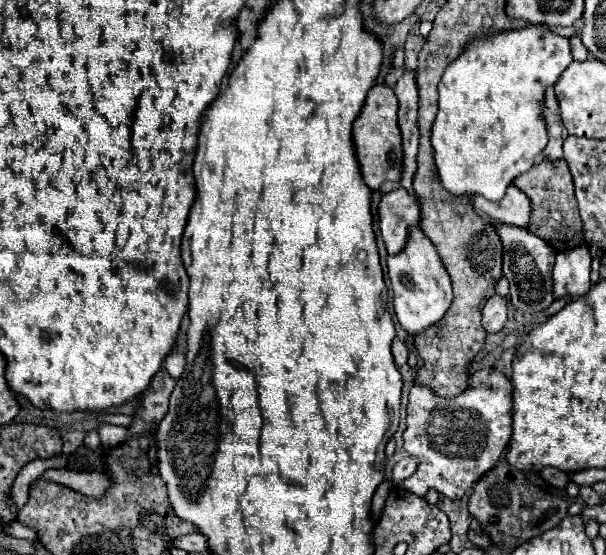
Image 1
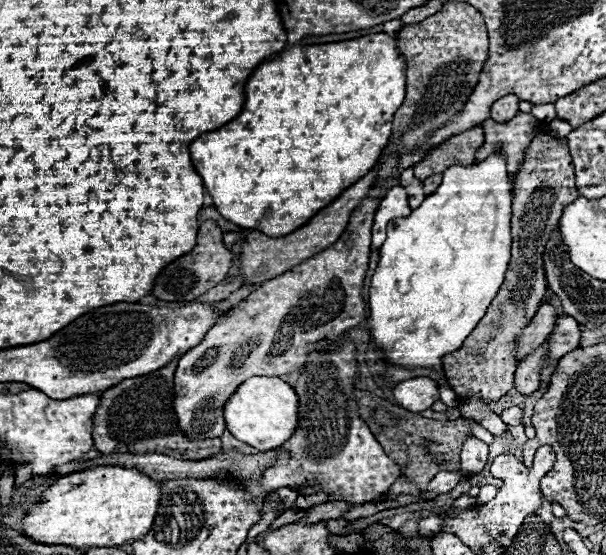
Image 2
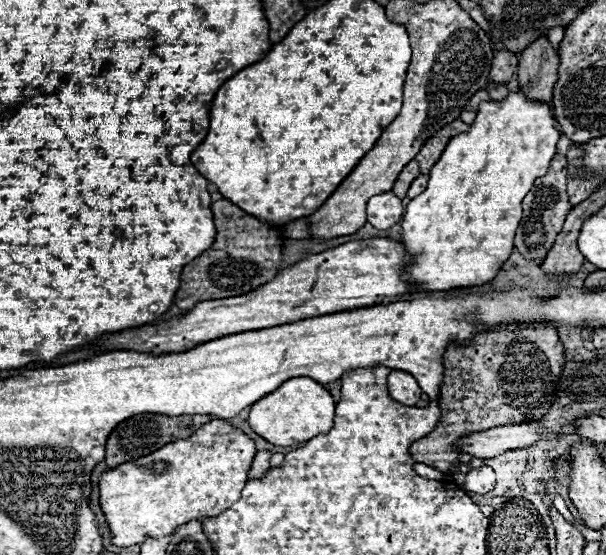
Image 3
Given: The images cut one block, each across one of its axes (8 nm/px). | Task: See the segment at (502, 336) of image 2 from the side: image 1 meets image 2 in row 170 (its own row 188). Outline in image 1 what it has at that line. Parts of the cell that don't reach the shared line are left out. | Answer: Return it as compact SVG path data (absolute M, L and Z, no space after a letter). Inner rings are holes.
M564 160L536 162L534 168L530 168L528 172L520 174L514 180L514 186L520 188L532 202L532 218L528 224L528 230L532 234L546 240L558 252L564 252L568 248L576 248L578 244L584 244L582 220L578 216L578 204L574 198L574 184L572 184L572 176L570 176L570 170L566 168Z

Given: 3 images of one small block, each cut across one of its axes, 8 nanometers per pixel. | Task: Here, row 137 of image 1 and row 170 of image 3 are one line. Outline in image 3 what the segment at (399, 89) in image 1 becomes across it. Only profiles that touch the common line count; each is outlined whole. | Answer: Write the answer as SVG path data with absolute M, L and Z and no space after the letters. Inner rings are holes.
M412 160L412 162L406 164L406 168L400 172L398 180L394 182L392 192L394 192L398 198L404 198L406 192L408 192L408 188L410 188L410 184L412 184L412 180L414 180L418 174L420 174L420 172L418 172L418 162Z

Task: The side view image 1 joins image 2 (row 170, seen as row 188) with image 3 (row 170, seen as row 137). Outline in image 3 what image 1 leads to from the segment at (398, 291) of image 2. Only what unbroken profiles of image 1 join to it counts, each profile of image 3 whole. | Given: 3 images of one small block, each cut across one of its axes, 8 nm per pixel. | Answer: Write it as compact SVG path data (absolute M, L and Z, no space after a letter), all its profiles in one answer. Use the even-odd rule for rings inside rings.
M524 90L508 92L504 100L490 100L478 106L478 114L468 132L462 132L448 142L430 172L426 190L406 206L402 218L402 242L414 258L406 278L414 280L418 290L450 290L490 282L512 254L514 232L522 218L522 198L530 192L534 180L548 172L560 136L550 106L530 100Z

